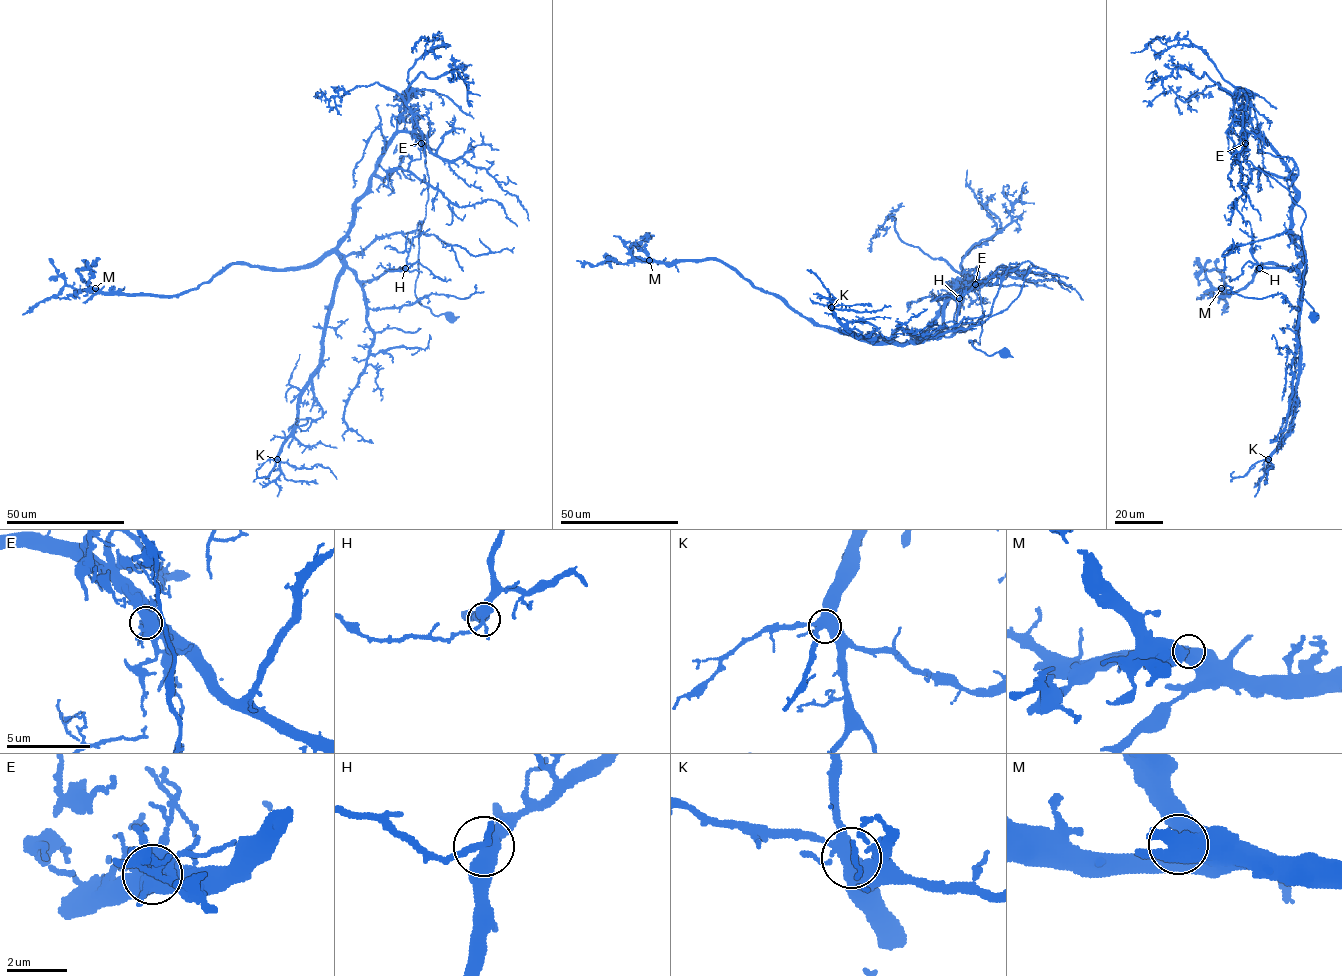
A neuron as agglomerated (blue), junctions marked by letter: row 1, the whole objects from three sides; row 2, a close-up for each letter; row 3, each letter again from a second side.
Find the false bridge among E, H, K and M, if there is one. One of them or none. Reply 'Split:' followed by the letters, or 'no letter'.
Split: E

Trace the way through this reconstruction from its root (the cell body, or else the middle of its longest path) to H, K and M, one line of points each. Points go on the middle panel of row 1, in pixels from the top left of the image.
H: (1005, 353), (969, 341), (982, 331), (976, 266), (976, 282), (922, 334), (891, 340), (948, 332), (959, 298)
K: (1005, 353), (969, 341), (982, 331), (976, 266), (896, 344), (854, 335), (831, 307)
M: (1005, 353), (969, 341), (982, 331), (976, 266), (922, 334), (869, 341), (718, 260), (649, 260)

